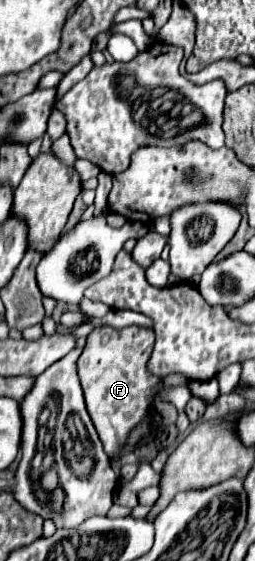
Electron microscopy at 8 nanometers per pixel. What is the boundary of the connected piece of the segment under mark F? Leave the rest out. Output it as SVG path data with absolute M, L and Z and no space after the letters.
M97 326L87 336L83 354L77 360L77 376L83 386L89 416L97 428L105 452L119 458L119 448L125 444L129 430L147 414L155 384L161 380L147 372L145 364L153 352L155 332L141 326L127 326L123 330L111 326Z

